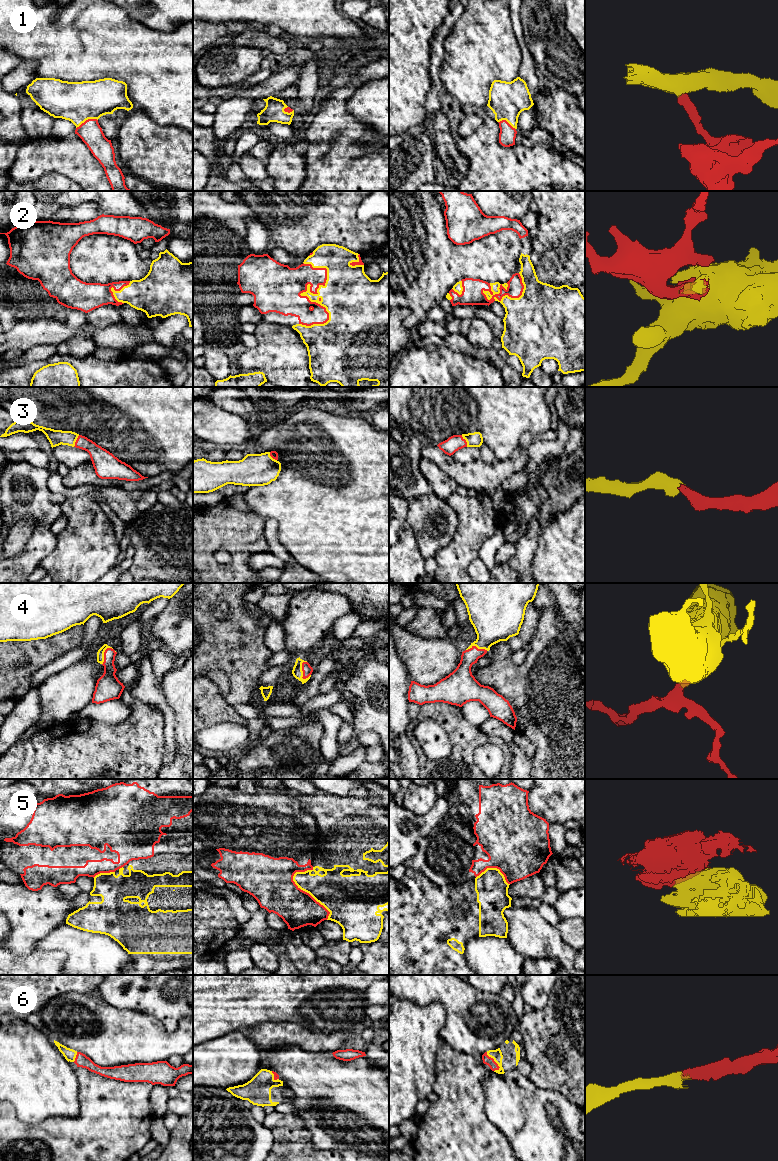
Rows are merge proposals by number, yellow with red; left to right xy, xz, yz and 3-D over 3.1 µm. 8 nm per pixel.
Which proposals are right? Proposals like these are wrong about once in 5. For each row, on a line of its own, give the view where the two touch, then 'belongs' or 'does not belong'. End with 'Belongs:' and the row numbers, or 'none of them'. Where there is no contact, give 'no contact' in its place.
1: xy | belongs
2: xz | belongs
3: yz | belongs
4: xz | belongs
5: xz | does not belong
6: yz | belongs
Belongs: 1, 2, 3, 4, 6

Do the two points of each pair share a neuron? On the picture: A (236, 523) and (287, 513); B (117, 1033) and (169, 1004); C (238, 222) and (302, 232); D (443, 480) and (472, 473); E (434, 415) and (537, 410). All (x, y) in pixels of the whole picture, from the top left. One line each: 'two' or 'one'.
A: two
B: two
C: two
D: two
E: one

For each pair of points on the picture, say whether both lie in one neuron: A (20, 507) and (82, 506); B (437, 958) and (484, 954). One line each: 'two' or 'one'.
A: two
B: two

